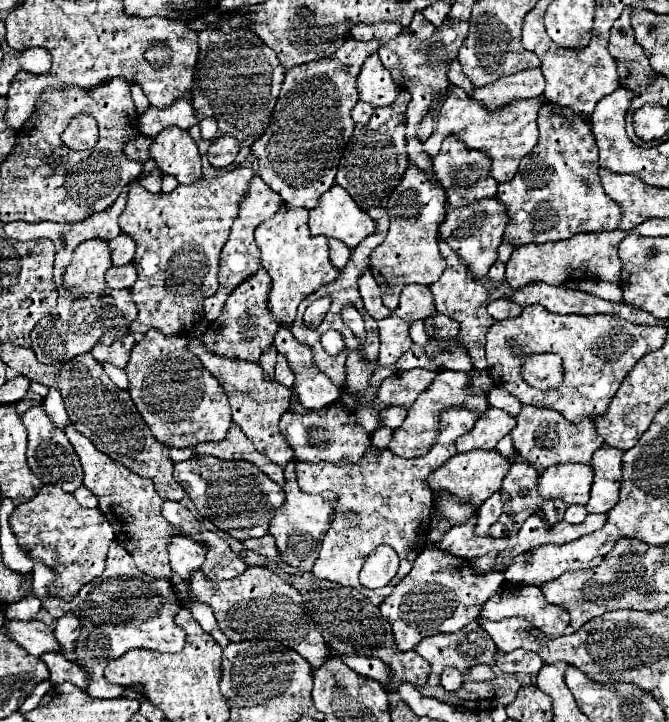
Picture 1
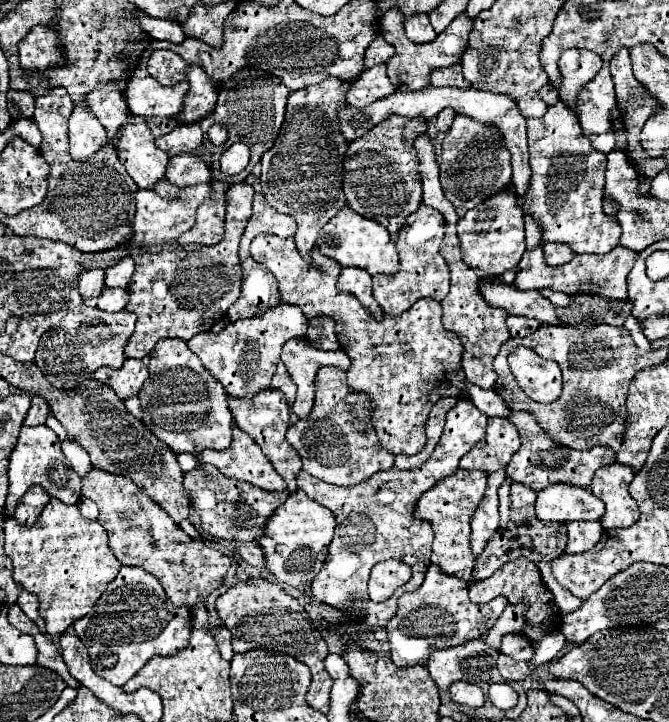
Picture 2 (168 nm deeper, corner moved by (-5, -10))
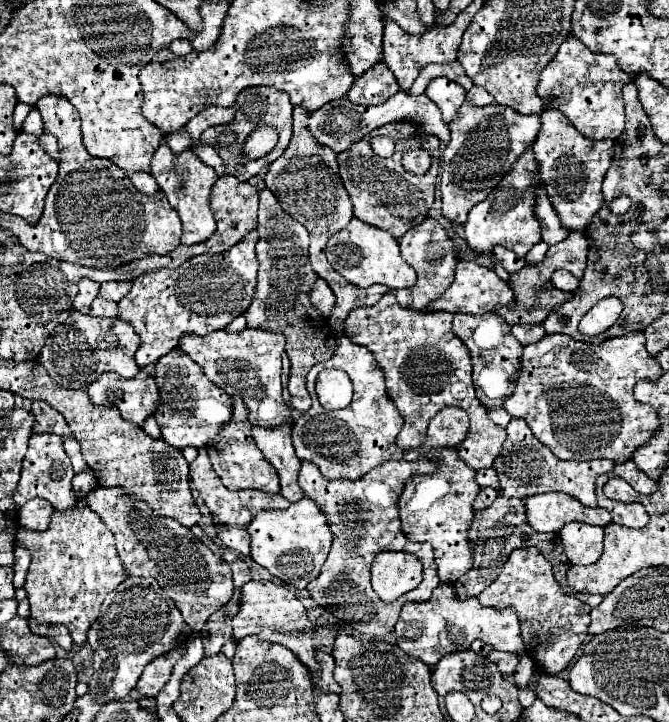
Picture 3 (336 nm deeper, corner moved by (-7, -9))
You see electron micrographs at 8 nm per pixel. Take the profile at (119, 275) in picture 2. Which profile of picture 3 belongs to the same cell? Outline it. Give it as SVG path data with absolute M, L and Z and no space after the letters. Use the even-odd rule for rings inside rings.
M101 283L99 297L119 303L129 293L129 289L131 289L131 283Z

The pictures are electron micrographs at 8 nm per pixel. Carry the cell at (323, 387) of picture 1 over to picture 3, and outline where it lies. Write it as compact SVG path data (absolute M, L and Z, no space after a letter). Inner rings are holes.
M265 187L259 191L259 241L255 246L259 263L255 301L247 309L247 325L253 329L275 331L287 337L285 351L290 359L289 393L293 409L305 413L311 407L311 397L305 389L305 377L311 367L319 361L327 361L335 355L337 337L331 333L329 323L311 305L309 293L317 281L317 273L311 267L309 255L309 233L293 217L287 215L275 195Z

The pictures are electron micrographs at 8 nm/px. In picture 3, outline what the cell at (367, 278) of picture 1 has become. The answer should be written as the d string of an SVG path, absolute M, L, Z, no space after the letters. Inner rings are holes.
M295 109L293 111L293 139L287 147L287 151L269 165L269 173L265 177L265 185L275 193L277 201L281 203L281 207L293 217L297 219L301 225L305 225L305 229L311 235L311 249L309 249L309 257L311 257L311 265L317 271L317 275L321 279L327 281L327 285L333 289L335 293L335 309L331 311L328 321L329 327L335 335L343 335L343 321L347 319L347 315L353 309L359 307L371 307L375 305L389 289L383 285L373 285L369 289L359 289L355 285L351 285L349 281L345 281L329 263L325 257L325 247L331 235L335 235L337 231L345 229L347 223L353 219L353 207L351 207L351 199L343 187L343 181L339 177L339 167L337 167L337 155L331 149L323 149L321 145L315 145L315 141L311 141L311 133L307 133L305 129L305 121L311 113L307 113L305 109Z

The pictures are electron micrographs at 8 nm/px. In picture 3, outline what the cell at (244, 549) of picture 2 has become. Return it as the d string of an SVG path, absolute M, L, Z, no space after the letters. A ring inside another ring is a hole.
M215 519L213 523L217 525L217 535L223 541L225 547L241 553L241 555L249 555L249 537L247 537L247 529L245 527L223 527L219 525Z

